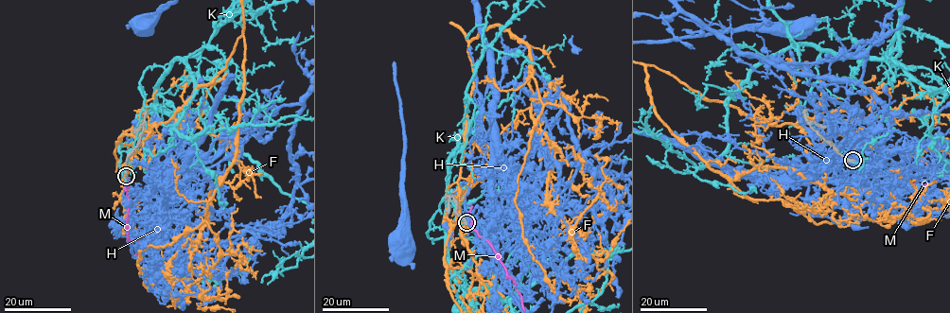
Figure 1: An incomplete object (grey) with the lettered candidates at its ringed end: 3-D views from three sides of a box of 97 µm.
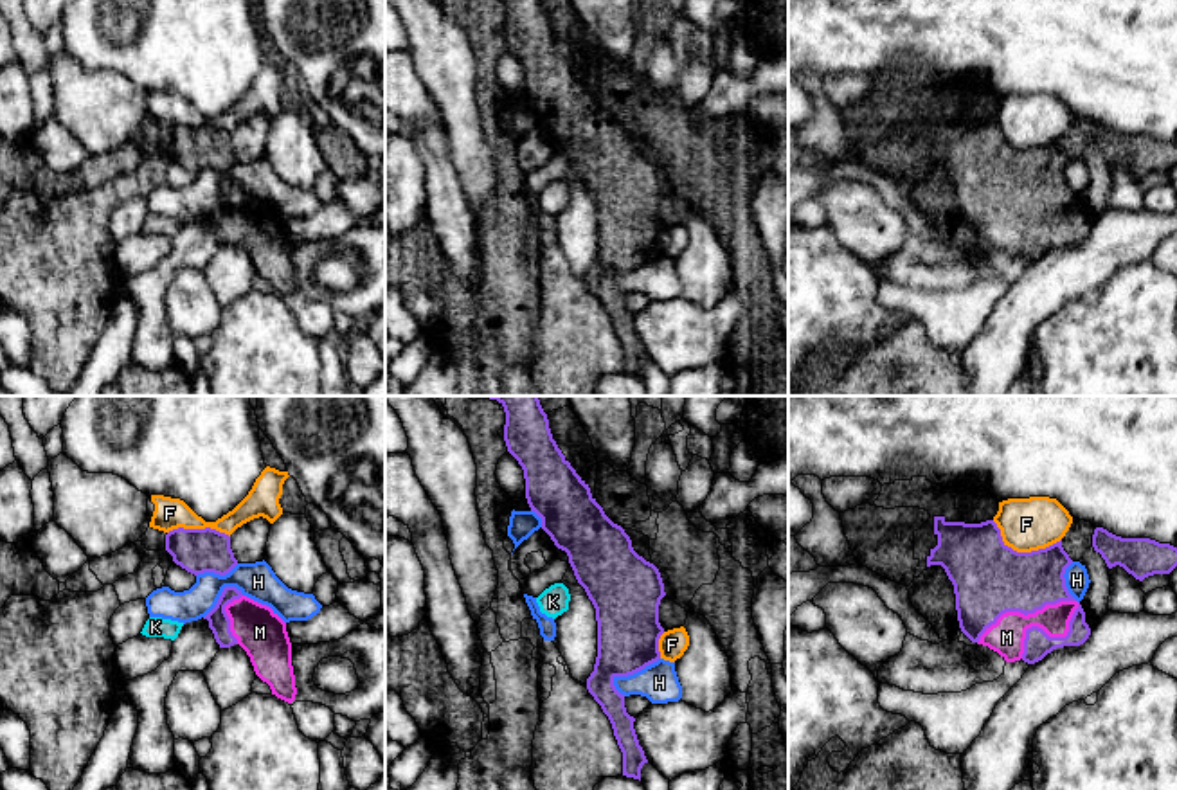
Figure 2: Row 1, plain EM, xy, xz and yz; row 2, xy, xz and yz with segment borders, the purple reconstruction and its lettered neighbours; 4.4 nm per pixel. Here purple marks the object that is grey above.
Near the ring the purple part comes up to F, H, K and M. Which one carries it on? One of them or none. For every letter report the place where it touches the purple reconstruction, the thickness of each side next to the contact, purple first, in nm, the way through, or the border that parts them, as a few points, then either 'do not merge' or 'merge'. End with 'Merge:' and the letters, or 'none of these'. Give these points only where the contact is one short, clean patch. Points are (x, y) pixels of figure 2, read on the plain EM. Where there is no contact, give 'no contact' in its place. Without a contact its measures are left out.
F: yz (1023, 150) | 320/240 nm | do not merge
H: xz (632, 270) | 280/170 nm | along xz (659, 254), (632, 270), (618, 272), (614, 285) | do not merge
K: no contact | do not merge
M: yz (1024, 211) | 320/160 nm | merge
Merge: M

